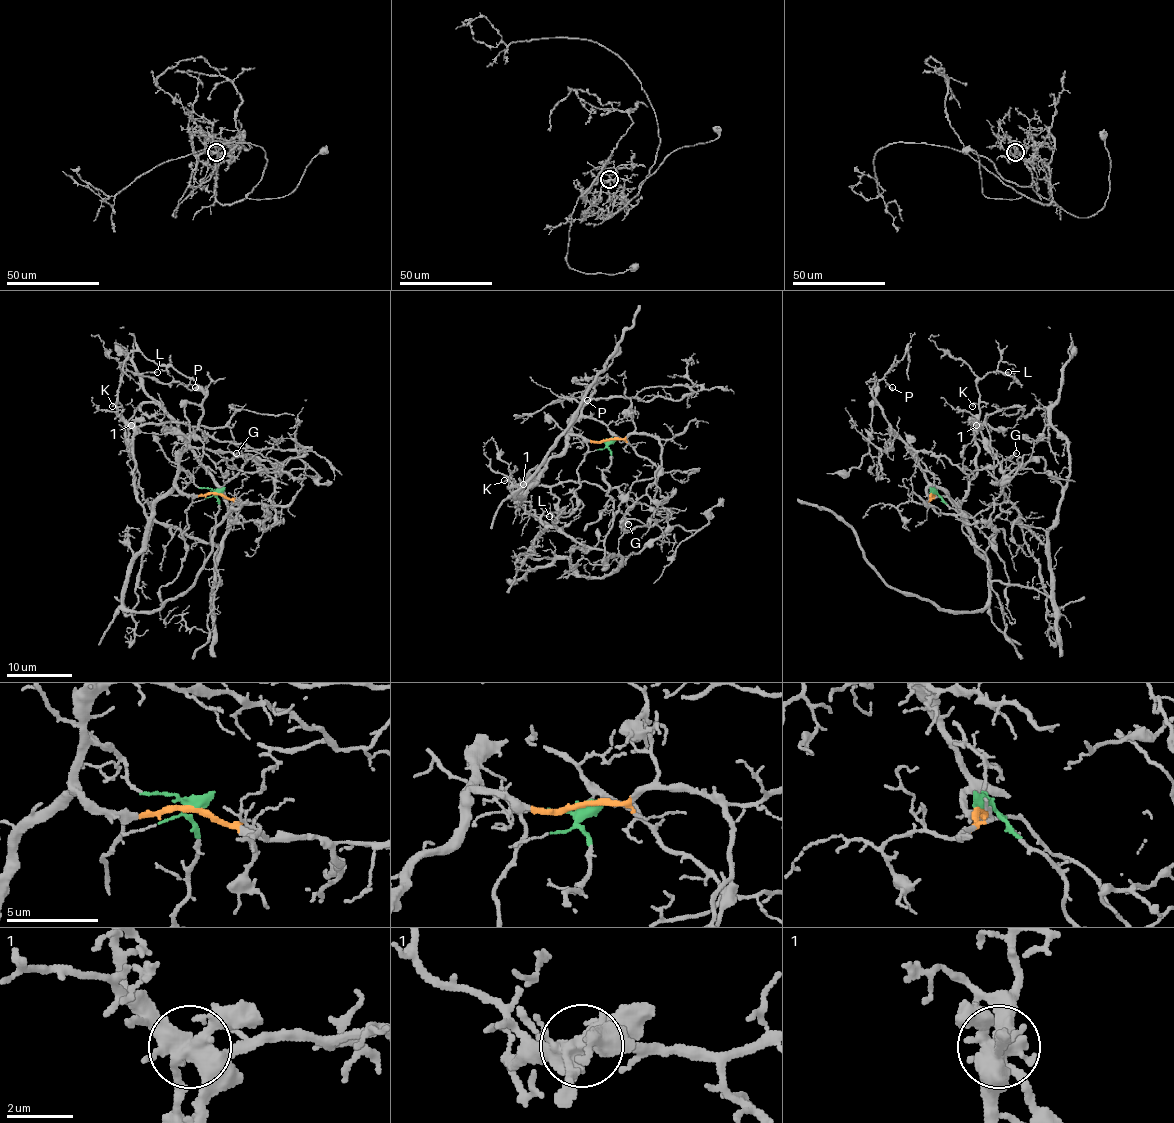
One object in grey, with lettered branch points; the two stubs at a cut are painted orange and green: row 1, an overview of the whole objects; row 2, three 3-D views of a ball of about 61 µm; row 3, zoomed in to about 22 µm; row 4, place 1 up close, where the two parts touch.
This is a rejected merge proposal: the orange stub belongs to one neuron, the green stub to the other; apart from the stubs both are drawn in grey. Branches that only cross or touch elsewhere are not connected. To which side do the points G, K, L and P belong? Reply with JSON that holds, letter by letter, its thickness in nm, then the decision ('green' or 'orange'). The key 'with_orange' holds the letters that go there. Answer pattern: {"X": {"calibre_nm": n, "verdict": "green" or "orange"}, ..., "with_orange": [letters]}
{"G": {"calibre_nm": 140, "verdict": "orange"}, "K": {"calibre_nm": 140, "verdict": "orange"}, "L": {"calibre_nm": 100, "verdict": "orange"}, "P": {"calibre_nm": 150, "verdict": "orange"}, "with_orange": ["G", "K", "L", "P"]}

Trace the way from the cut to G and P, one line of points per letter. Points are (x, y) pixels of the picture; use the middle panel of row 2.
G: (609, 440), (568, 435), (579, 417), (597, 419), (658, 469), (653, 478), (635, 482), (620, 504), (628, 523)
P: (609, 440), (591, 442), (568, 435), (569, 425), (591, 399), (595, 383), (586, 387), (579, 397), (587, 401)

